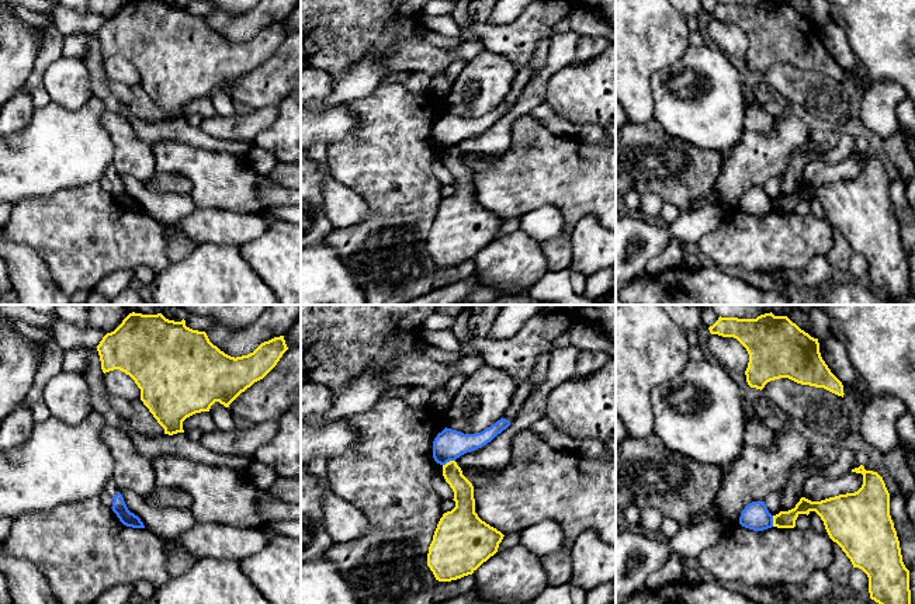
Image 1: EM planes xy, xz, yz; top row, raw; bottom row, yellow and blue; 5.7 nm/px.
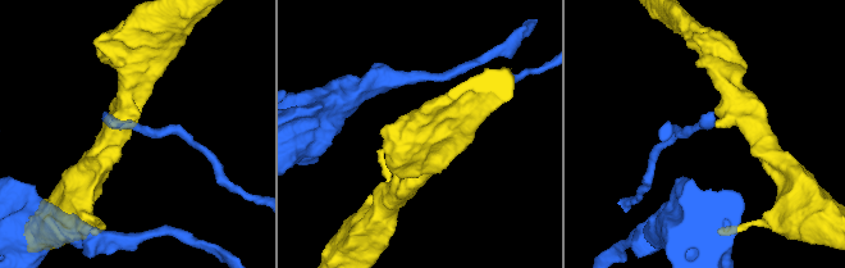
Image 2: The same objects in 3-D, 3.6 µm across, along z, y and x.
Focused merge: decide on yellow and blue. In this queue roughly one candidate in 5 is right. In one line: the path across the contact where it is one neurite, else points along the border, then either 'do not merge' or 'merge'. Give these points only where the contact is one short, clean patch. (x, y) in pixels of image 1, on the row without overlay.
border along xz (454, 145), (443, 150); do not merge

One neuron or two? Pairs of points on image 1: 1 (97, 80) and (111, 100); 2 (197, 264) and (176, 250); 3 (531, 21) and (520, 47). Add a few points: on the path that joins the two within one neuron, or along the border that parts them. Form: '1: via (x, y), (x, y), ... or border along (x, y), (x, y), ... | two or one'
1: via (99, 84), (107, 96) | one
2: border along (197, 245), (186, 256), (172, 263) | two
3: via (531, 27), (520, 41) | one

